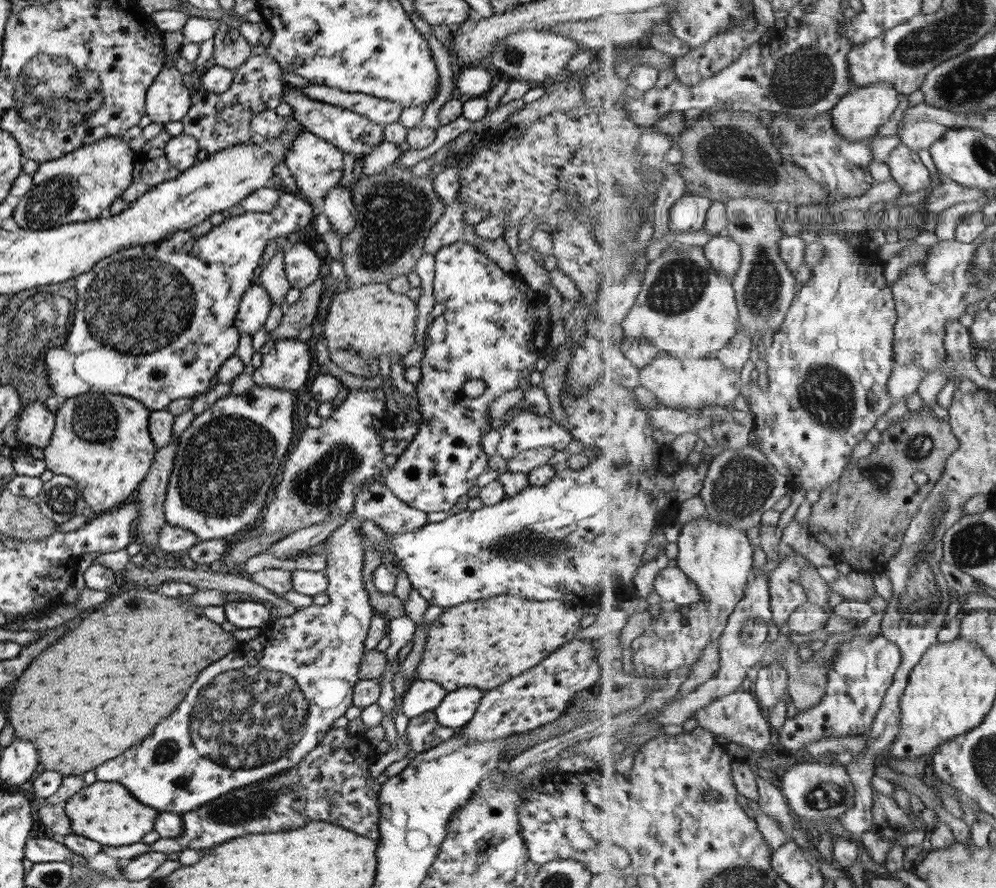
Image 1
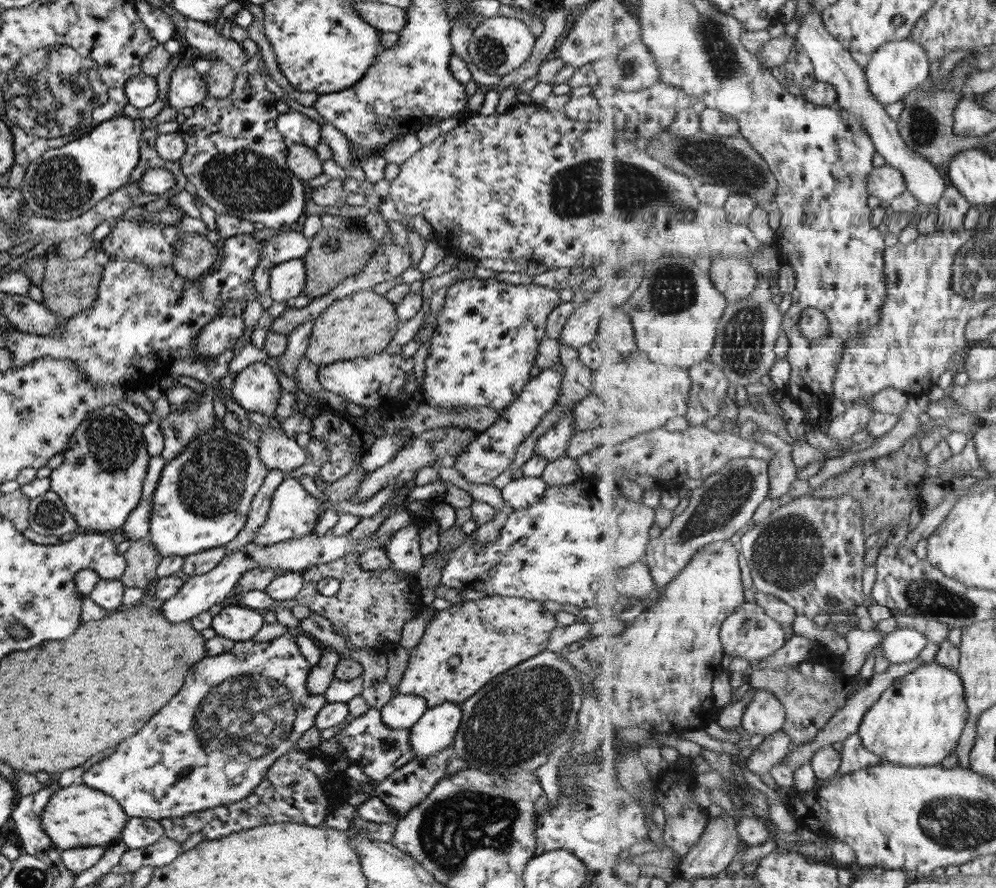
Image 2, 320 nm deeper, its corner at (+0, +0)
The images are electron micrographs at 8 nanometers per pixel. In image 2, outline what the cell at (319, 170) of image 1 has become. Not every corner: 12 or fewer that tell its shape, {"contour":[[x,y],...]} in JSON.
{"contour":[[285,112],[275,129],[288,143],[314,149],[319,126],[307,115]]}

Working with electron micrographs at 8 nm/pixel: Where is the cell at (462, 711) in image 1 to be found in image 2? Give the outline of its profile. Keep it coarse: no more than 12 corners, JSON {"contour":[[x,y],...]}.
{"contour":[[444,702],[410,726],[412,758],[452,744],[461,711]]}

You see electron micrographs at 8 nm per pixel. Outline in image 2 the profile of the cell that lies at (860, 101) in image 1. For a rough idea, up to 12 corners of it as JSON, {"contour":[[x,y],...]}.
{"contour":[[911,36],[887,42],[865,69],[885,106],[929,78],[926,48]]}

